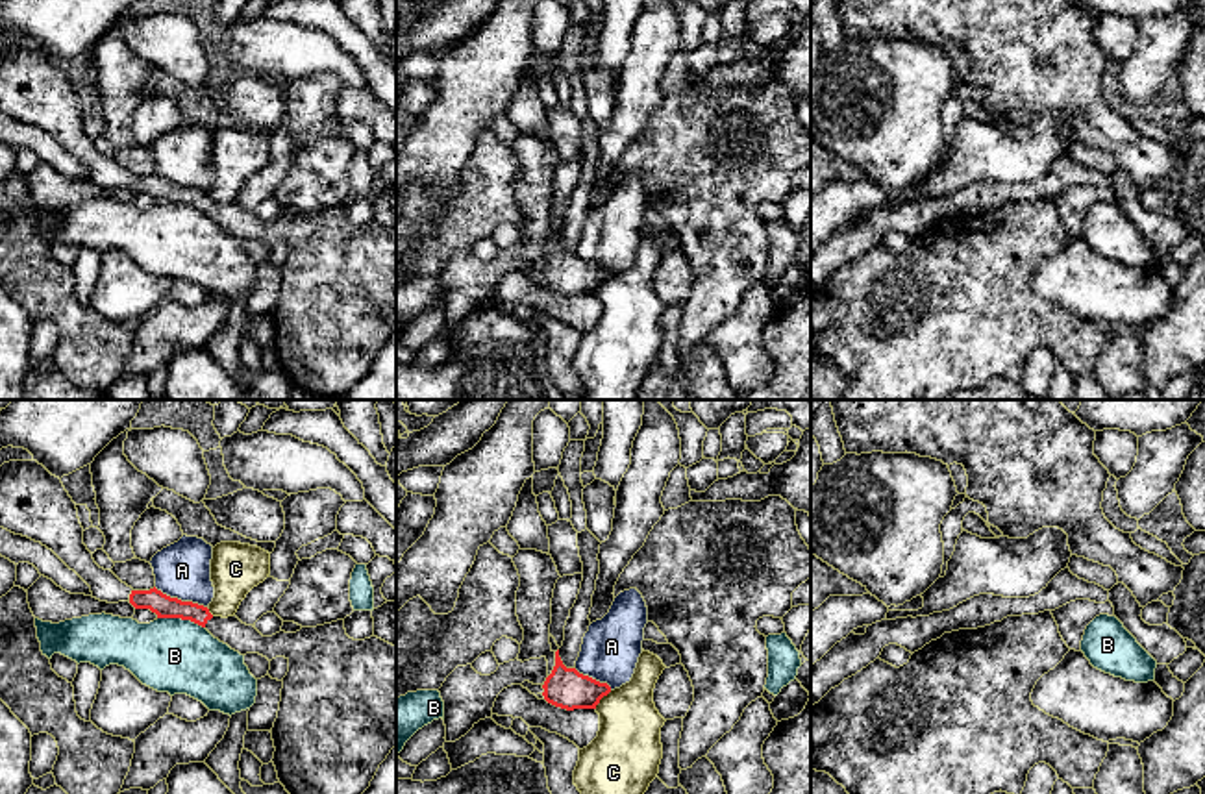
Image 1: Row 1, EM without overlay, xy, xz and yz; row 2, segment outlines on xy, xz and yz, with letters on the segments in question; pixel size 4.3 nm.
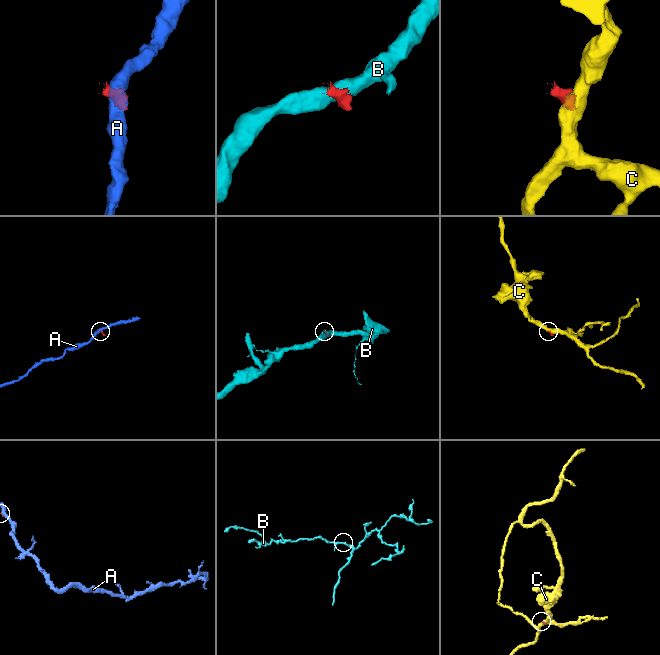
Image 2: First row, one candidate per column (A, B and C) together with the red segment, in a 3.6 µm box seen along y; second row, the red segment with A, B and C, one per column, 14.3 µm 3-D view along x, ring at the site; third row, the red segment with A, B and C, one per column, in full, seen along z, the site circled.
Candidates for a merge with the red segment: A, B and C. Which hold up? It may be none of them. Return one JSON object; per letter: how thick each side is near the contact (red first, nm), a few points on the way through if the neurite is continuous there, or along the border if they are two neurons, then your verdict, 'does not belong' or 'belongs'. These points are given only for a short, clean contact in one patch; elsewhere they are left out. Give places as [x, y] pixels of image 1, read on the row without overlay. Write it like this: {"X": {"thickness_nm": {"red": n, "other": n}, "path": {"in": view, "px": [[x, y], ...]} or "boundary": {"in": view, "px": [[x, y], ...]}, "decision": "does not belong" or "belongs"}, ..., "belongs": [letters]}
{"A": {"thickness_nm": {"red": 100, "other": 240}, "boundary": {"in": "xy", "px": [[154, 173], [206, 193]]}, "decision": "does not belong"}, "B": {"thickness_nm": {"red": 100, "other": 320}, "boundary": {"in": "xy", "px": [[158, 202], [189, 204], [204, 213]]}, "decision": "does not belong"}, "C": {"thickness_nm": {"red": 180, "other": 280}, "boundary": {"in": "xz", "px": [[611, 276], [595, 293]]}, "decision": "does not belong"}, "belongs": []}

